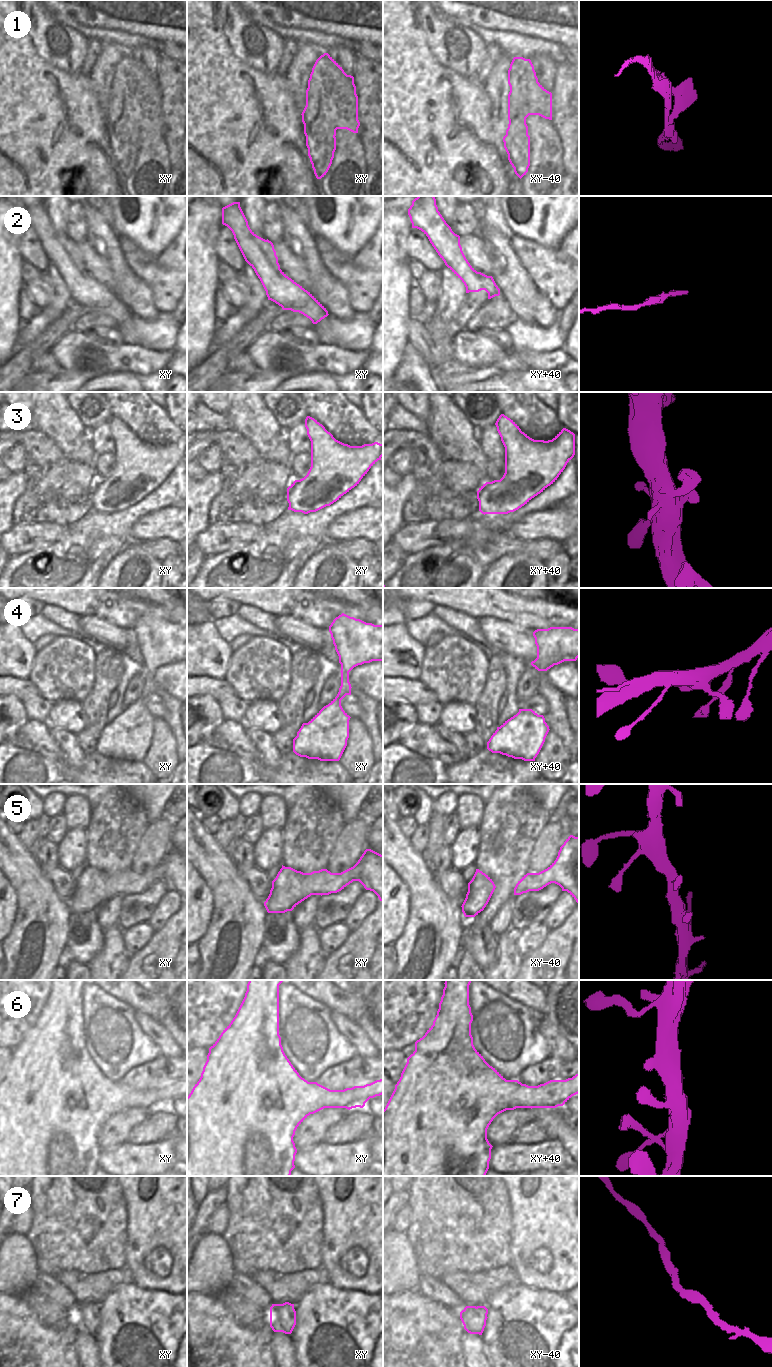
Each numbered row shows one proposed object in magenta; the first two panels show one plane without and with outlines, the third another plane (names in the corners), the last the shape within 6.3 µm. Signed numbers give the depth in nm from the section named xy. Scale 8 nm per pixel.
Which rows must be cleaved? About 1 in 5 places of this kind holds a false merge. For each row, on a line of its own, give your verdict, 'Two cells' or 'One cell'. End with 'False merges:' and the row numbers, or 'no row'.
1: Two cells
2: One cell
3: One cell
4: One cell
5: One cell
6: One cell
7: One cell
False merges: 1.

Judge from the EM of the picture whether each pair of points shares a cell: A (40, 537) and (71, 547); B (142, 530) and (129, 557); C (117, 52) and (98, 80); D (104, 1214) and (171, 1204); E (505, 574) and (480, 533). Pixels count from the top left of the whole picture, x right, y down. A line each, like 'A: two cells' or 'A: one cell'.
A: two cells
B: two cells
C: one cell
D: two cells
E: two cells

